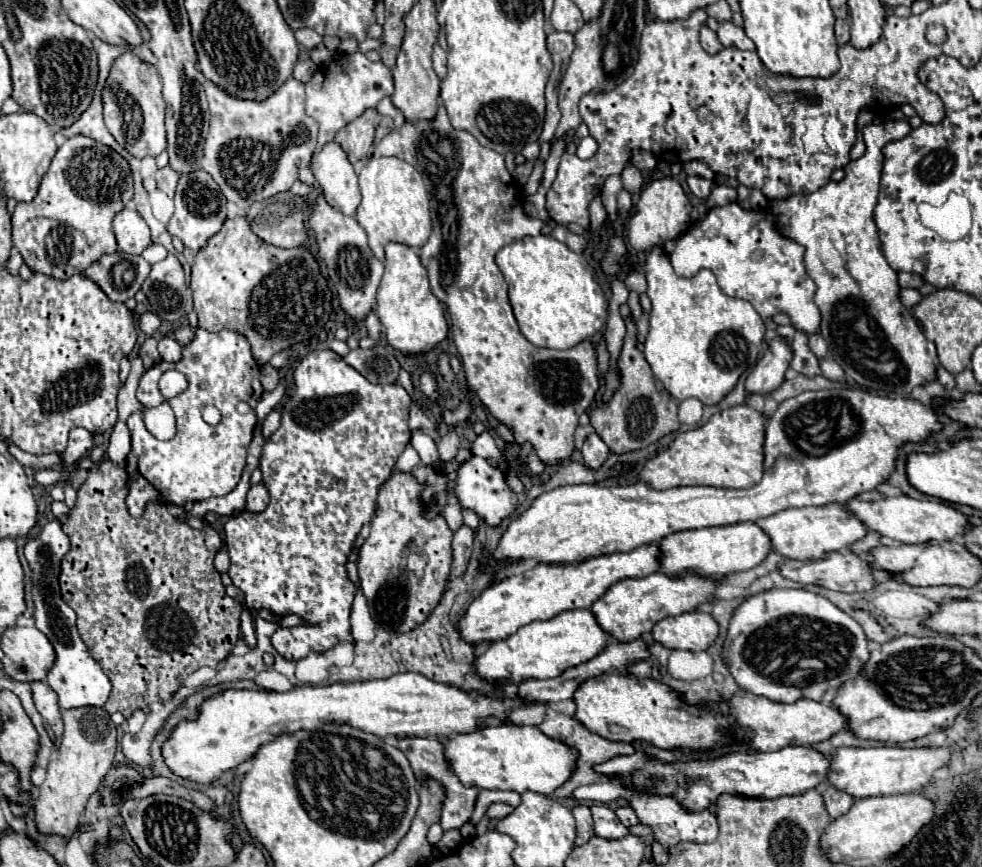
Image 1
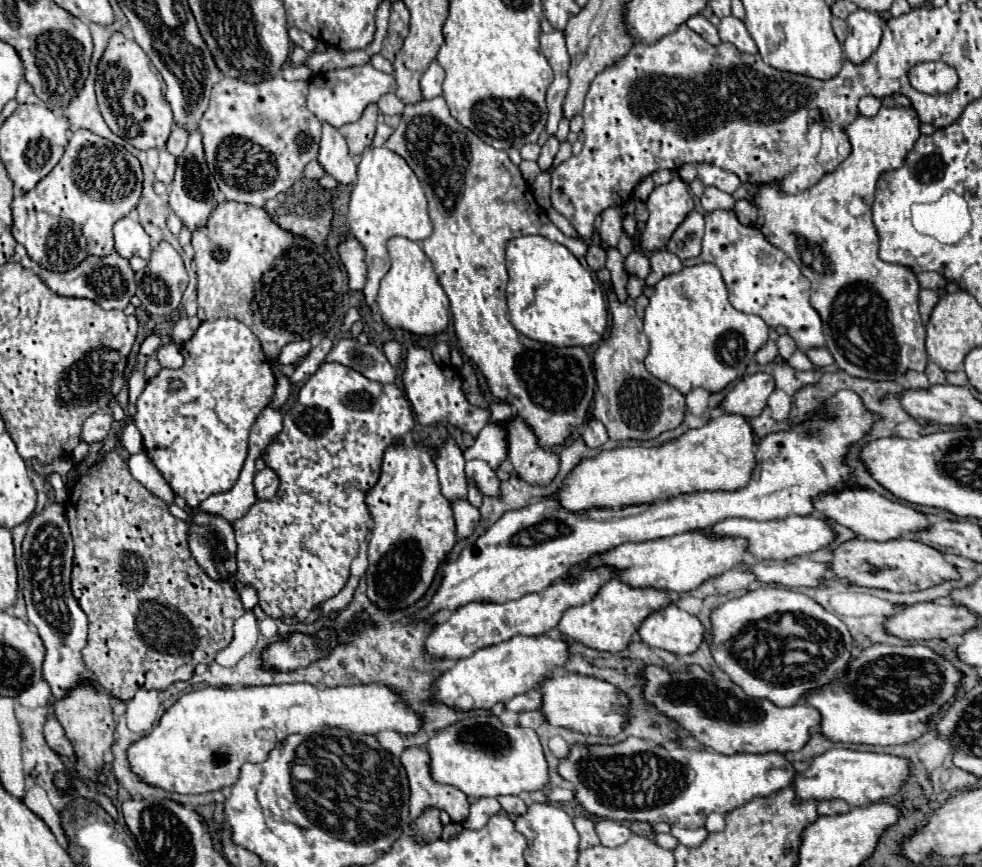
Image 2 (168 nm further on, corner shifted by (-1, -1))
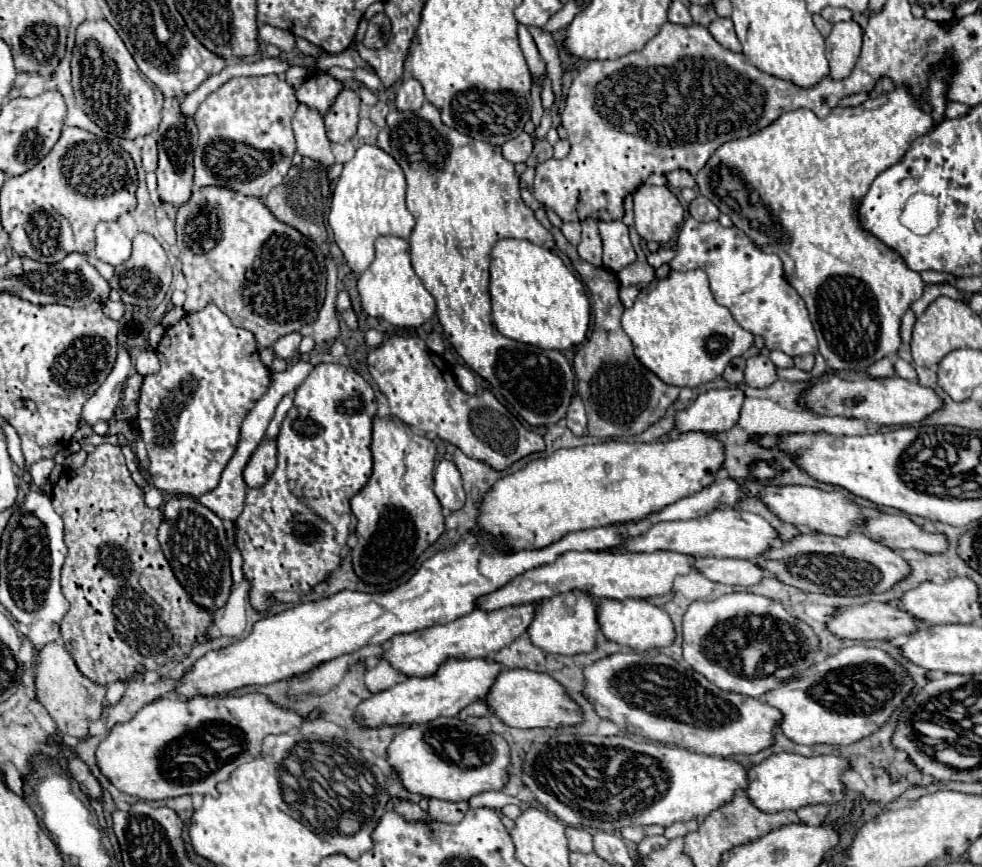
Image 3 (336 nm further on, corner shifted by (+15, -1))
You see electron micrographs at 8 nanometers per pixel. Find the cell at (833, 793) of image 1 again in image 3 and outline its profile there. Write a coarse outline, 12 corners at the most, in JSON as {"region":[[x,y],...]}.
{"region":[[808,805],[796,815],[806,825],[822,825],[828,807]]}

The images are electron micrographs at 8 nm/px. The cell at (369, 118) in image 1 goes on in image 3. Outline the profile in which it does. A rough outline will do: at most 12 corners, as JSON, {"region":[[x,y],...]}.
{"region":[[344,87],[324,115],[332,143],[346,143],[358,125],[360,97]]}

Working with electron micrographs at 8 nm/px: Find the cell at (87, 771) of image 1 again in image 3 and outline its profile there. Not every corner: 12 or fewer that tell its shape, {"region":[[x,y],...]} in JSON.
{"region":[[60,641],[36,653],[40,703],[84,739],[106,687],[78,671]]}

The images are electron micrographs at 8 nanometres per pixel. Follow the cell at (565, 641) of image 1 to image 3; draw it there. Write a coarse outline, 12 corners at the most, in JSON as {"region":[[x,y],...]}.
{"region":[[448,659],[356,707],[360,727],[408,727],[488,695],[502,667]]}

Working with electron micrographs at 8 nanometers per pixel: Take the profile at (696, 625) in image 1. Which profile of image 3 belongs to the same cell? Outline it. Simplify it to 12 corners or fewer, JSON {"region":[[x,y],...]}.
{"region":[[600,599],[604,637],[636,651],[668,647],[668,613],[644,599]]}

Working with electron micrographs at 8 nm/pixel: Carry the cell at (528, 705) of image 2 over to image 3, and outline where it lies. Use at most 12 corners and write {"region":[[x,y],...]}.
{"region":[[484,703],[464,707],[458,717],[488,717],[490,709]]}

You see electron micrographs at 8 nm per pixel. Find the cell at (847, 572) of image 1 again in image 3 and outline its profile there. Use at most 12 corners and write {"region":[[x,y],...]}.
{"region":[[696,557],[694,569],[726,585],[756,585],[766,575],[756,563]]}

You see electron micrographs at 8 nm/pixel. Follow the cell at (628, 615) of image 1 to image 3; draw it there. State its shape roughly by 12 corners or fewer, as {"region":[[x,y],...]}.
{"region":[[568,591],[540,601],[526,629],[546,653],[596,647],[596,599]]}

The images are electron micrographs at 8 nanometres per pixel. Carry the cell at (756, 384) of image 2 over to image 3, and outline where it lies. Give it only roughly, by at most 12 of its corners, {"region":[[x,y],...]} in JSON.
{"region":[[712,389],[676,411],[678,433],[722,433],[738,423],[744,393]]}

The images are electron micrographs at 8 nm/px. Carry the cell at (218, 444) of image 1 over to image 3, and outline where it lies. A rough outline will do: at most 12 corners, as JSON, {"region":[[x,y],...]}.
{"region":[[212,303],[168,327],[136,423],[156,489],[216,489],[270,385]]}

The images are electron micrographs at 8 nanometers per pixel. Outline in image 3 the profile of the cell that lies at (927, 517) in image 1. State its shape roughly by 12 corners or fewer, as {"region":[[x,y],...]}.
{"region":[[764,485],[780,521],[844,537],[864,523],[840,491]]}

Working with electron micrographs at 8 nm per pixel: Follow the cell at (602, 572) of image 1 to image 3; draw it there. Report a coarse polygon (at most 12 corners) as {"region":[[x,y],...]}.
{"region":[[536,605],[472,613],[390,639],[406,677],[488,659],[526,633]]}

